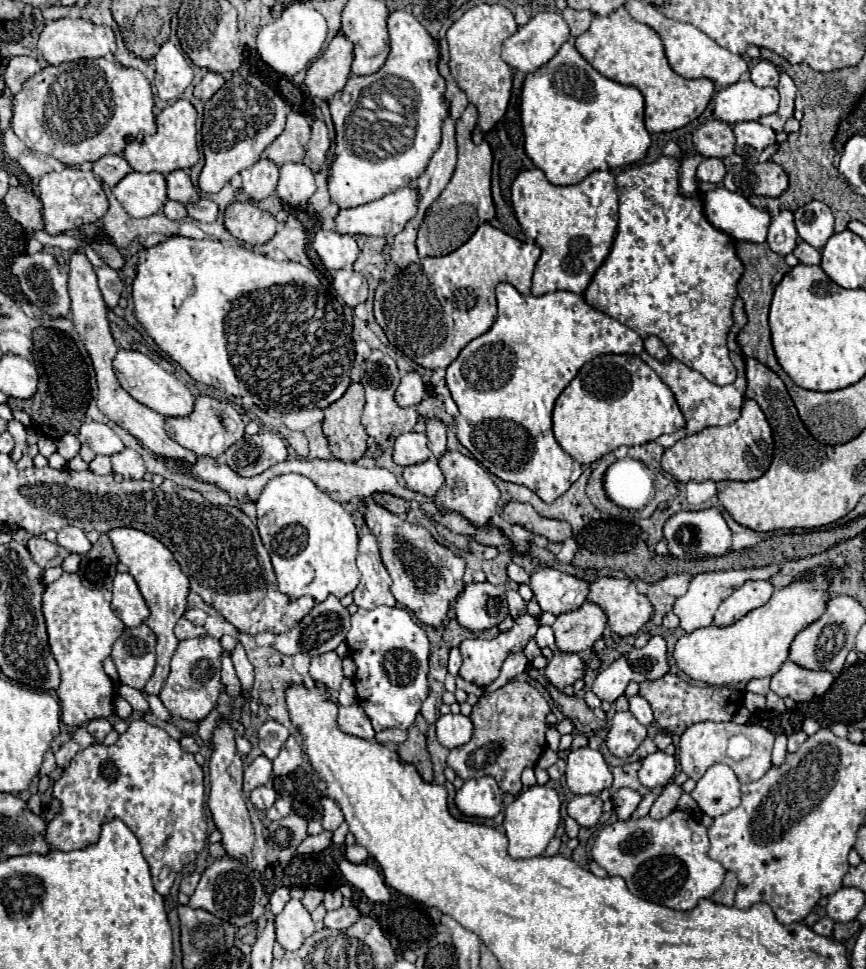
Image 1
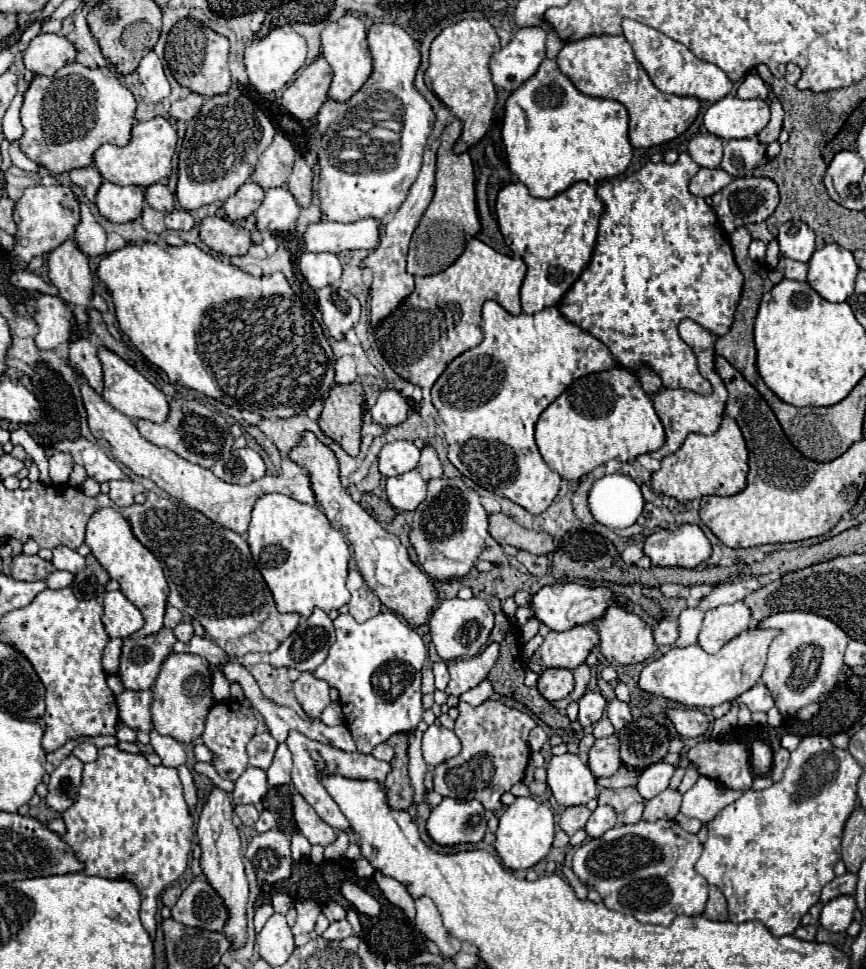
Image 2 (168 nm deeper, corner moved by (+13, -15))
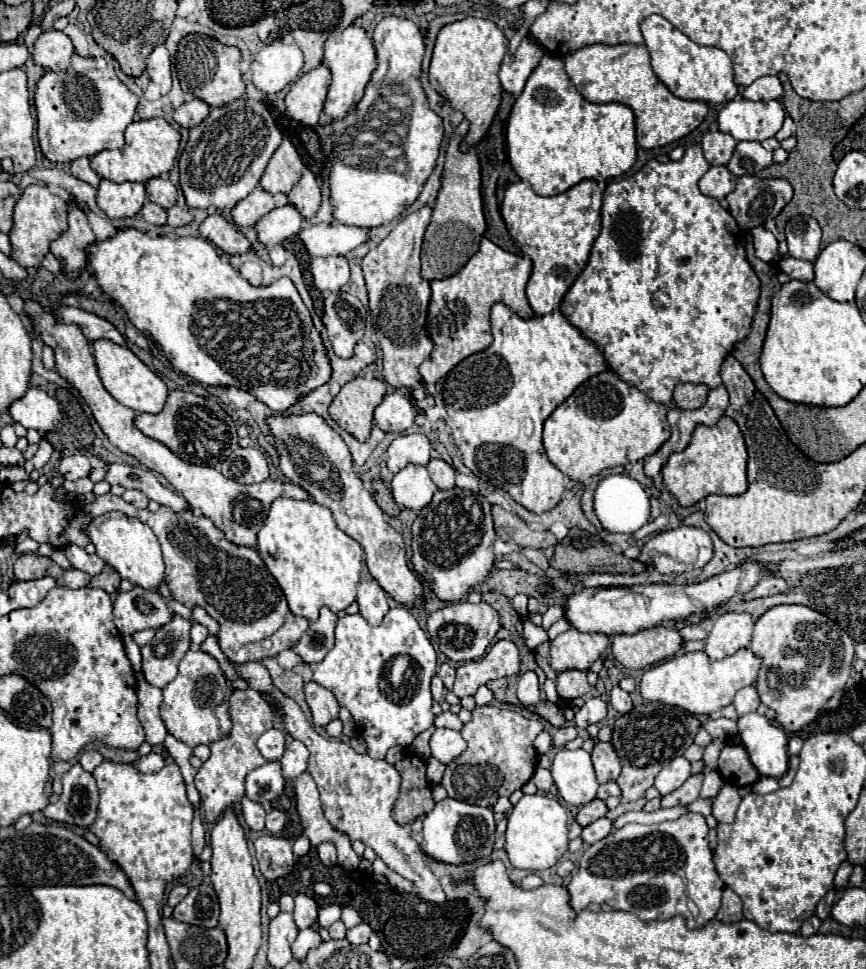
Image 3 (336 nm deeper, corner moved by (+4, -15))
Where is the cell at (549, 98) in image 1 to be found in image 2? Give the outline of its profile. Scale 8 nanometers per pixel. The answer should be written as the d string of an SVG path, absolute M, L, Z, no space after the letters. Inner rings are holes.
M545 59L539 71L509 95L505 103L505 119L501 135L511 173L517 175L517 179L523 185L527 185L533 197L549 199L555 197L557 193L563 193L577 181L587 181L589 185L595 185L603 179L613 179L621 175L633 159L633 147L629 143L627 129L629 129L629 115L619 101L583 95L569 81L569 77L565 77L559 71L555 59Z

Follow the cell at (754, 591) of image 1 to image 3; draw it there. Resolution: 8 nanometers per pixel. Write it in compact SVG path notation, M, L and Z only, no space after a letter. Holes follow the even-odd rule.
M724 613L716 617L714 627L706 639L704 653L712 659L724 659L734 655L738 649L750 645L754 619L748 613Z

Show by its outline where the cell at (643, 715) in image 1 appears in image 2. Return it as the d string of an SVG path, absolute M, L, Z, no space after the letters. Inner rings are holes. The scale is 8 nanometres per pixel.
M609 701L609 707L607 707L607 715L615 727L615 731L621 731L623 727L627 727L627 723L631 723L631 711L629 711L629 705L623 703L623 701Z

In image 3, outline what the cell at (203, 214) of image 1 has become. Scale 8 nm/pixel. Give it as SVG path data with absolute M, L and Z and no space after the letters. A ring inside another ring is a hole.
M174 205L172 209L168 209L168 225L170 227L182 227L188 225L192 221L192 213L188 209L180 209L178 205Z

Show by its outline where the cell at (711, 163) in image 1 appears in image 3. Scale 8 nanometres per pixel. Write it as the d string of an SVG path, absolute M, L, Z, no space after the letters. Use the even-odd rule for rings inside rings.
M710 167L700 179L700 191L714 199L724 199L736 187L736 177L726 167Z

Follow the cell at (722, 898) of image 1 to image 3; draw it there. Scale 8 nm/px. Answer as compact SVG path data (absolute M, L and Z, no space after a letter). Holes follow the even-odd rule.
M724 889L724 897L722 897L722 907L716 915L718 921L722 923L736 923L742 919L742 901L740 897L732 891L732 889Z

